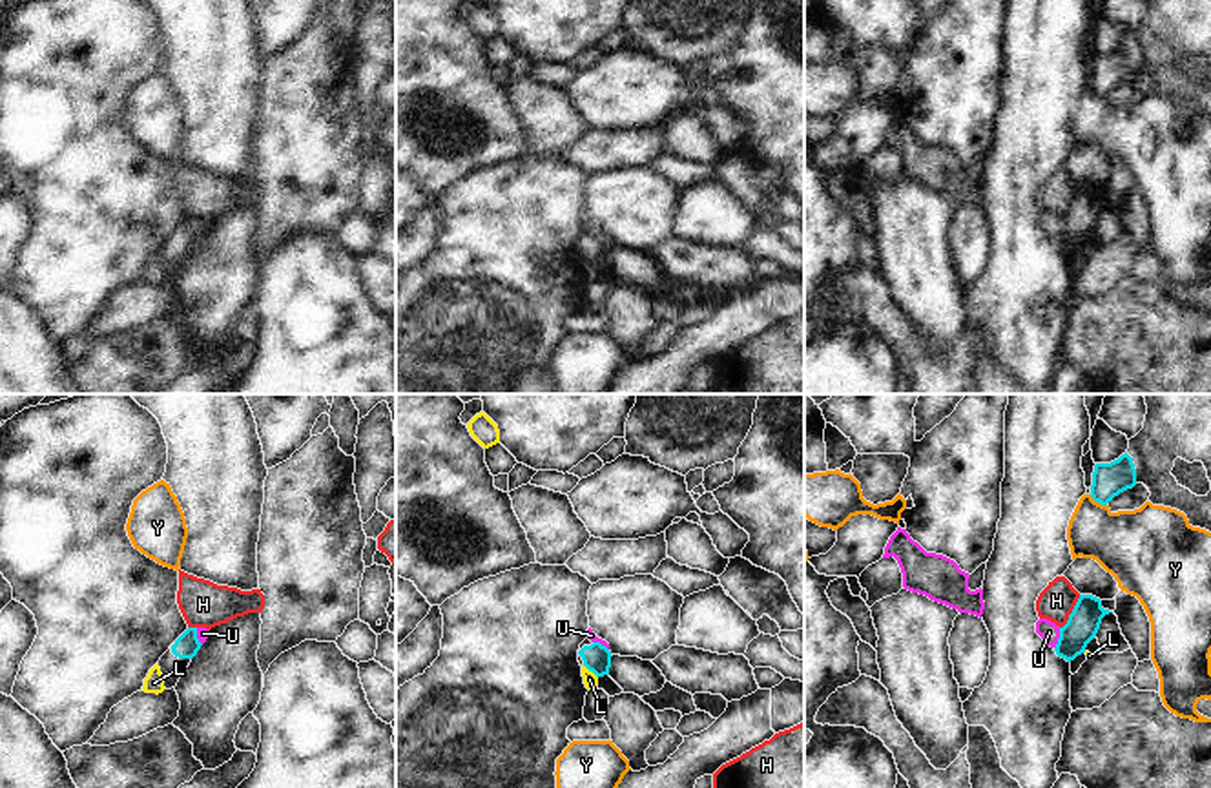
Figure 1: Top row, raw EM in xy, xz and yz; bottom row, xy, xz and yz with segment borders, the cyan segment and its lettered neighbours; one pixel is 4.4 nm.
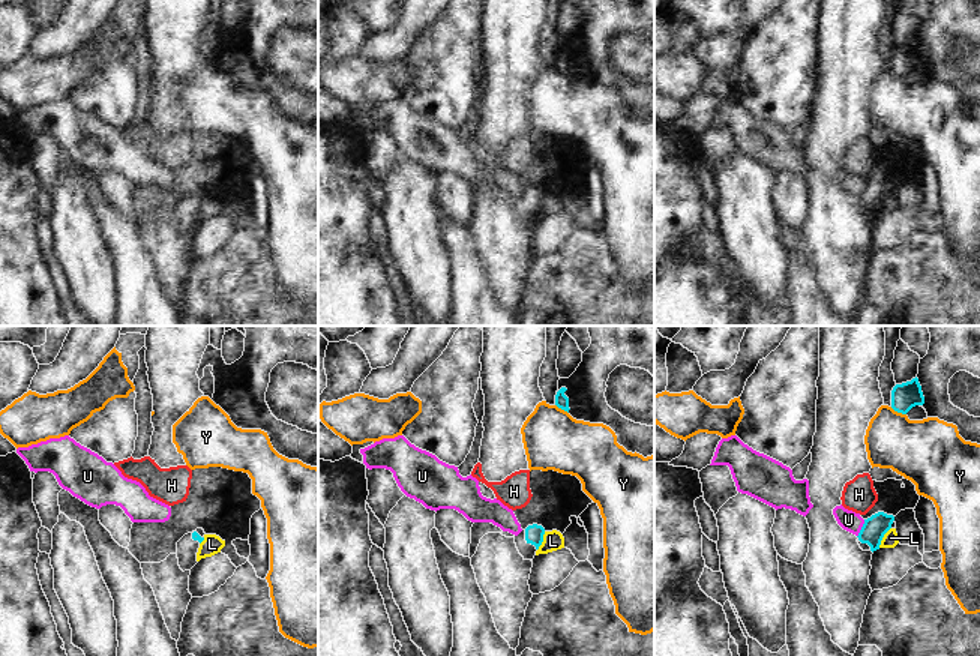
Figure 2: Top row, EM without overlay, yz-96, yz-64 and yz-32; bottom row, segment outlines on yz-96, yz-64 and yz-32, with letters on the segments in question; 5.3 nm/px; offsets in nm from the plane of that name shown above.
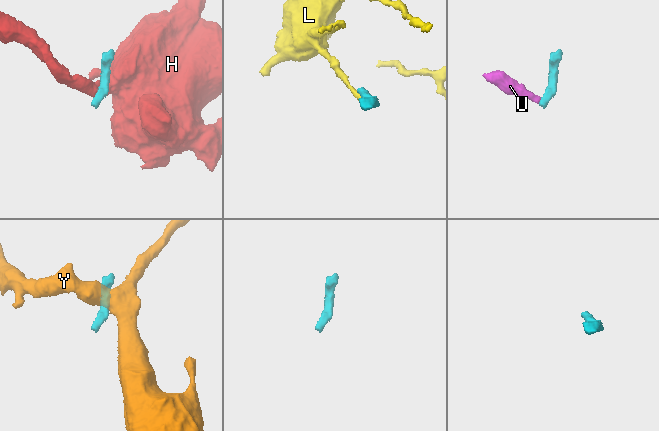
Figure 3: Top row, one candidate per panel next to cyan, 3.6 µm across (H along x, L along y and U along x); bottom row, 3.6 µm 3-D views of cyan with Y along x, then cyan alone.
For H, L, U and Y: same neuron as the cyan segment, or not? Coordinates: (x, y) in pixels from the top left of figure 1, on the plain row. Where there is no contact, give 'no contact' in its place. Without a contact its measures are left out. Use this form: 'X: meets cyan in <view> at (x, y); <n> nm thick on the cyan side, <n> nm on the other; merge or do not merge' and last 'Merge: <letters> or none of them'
H: meets cyan in yz at (1073, 203); 140 nm thick on the cyan side, 160 nm on the other; do not merge
L: meets cyan in xz at (591, 261); 120 nm thick on the cyan side, 60 nm on the other; do not merge
U: meets cyan in yz at (1058, 230); 140 nm thick on the cyan side, 90 nm on the other; do not merge
Y: meets cyan in yz at (1098, 93); 150 nm thick on the cyan side, 320 nm on the other; do not merge
Merge: none of them

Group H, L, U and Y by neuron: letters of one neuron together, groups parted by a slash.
H / L / U / Y

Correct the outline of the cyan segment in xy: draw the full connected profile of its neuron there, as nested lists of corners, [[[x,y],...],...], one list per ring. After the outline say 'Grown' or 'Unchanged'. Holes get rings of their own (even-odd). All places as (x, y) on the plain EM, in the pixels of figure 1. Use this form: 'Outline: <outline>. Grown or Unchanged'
Outline: [[[188,219],[160,248],[159,259],[164,268],[166,281],[177,277],[181,266],[190,257],[201,237],[202,235],[197,230],[197,219]]]. Grown.

